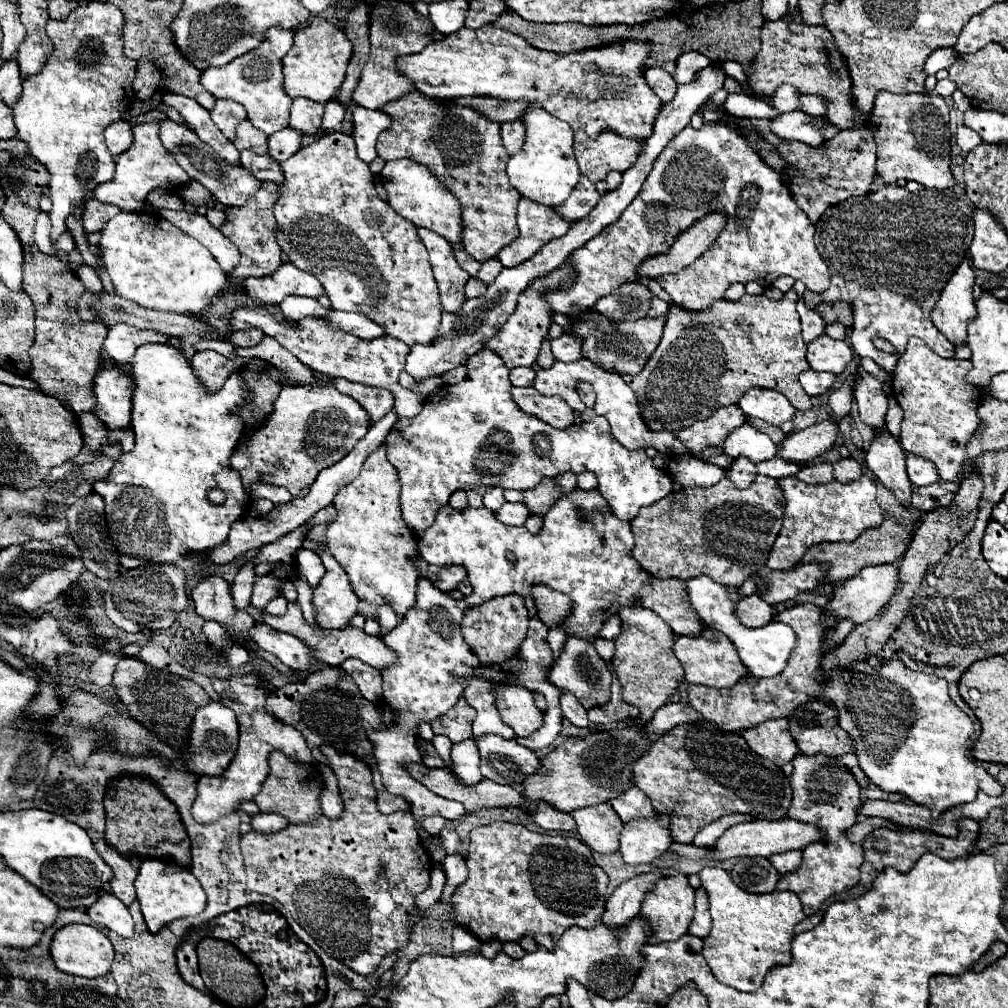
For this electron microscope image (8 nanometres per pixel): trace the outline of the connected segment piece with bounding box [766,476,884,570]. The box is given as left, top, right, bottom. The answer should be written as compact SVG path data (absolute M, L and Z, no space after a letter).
M796 476L778 478L782 494L786 498L782 530L770 550L768 566L772 570L790 570L798 564L802 554L818 542L852 542L866 528L878 526L884 516L882 508L876 502L876 484L870 484L868 476L862 476L856 482L840 484L832 480L828 484L806 484Z

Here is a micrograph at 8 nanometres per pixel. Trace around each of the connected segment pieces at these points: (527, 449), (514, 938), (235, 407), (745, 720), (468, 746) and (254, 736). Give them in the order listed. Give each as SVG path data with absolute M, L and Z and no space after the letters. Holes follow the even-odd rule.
M482 348L476 356L466 361L467 376L458 384L446 384L434 396L424 402L424 408L414 418L400 420L400 436L392 430L386 436L388 444L388 460L394 464L400 476L402 492L400 492L400 508L402 518L418 534L424 534L434 524L436 512L448 504L448 498L456 490L470 490L478 486L500 486L500 488L514 488L514 490L528 490L534 488L544 476L560 476L568 470L580 472L594 472L598 476L598 492L606 498L612 514L620 520L634 520L638 510L650 504L656 504L664 496L672 492L672 478L668 470L660 470L652 464L652 458L646 456L644 450L626 450L610 432L610 424L606 418L596 416L592 422L572 424L570 428L552 428L544 424L544 420L534 420L526 412L516 408L512 400L512 384L508 378L508 368L500 356L492 350Z
M492 822L470 832L466 864L468 878L456 888L452 896L456 922L472 932L480 942L488 942L490 938L506 942L502 950L510 958L522 958L526 954L518 944L522 936L530 936L550 950L566 928L574 924L582 928L594 928L604 914L608 874L594 862L590 848L578 838L550 836L512 822Z
M170 344L140 346L130 364L136 384L132 398L132 432L136 444L132 452L120 454L112 472L104 480L96 480L92 490L106 502L106 522L110 538L120 552L122 568L138 568L150 562L174 564L184 552L204 552L212 546L220 546L228 538L232 522L248 508L250 496L244 492L240 474L230 468L230 456L244 430L240 410L250 398L250 388L242 370L234 370L218 392L208 392L204 384L200 384L192 362ZM214 488L226 494L224 504L212 504L208 500L208 492Z
M794 604L792 608L786 608L776 614L776 620L792 626L794 632L798 634L798 644L788 660L786 670L780 676L760 678L760 680L756 680L754 676L744 676L734 688L722 688L722 690L708 688L708 686L688 686L690 704L698 712L702 712L706 720L718 724L718 728L728 732L742 732L766 720L788 716L794 708L802 706L812 698L820 698L826 702L834 700L838 706L840 726L854 738L856 756L866 776L882 790L904 794L916 804L930 808L932 818L938 818L952 806L972 802L978 790L984 790L988 796L1000 796L1000 792L1004 792L1004 786L998 780L994 780L982 766L974 764L974 760L968 756L968 740L974 734L974 724L970 716L952 702L948 694L948 682L944 678L938 678L934 674L924 674L924 672L912 672L902 664L902 660L894 658L874 670L866 660L860 660L860 664L856 662L852 668L844 672L836 672L834 676L822 680L820 642L824 640L826 630L822 630L820 616L822 616L822 608L814 604Z
M470 738L470 740L464 740L464 742L458 742L452 746L452 770L462 784L476 784L482 780L482 772L480 772L480 752L476 748L476 742Z
M254 674L248 676L228 676L228 678L212 678L214 690L220 694L222 702L236 712L238 726L240 726L240 744L236 750L236 756L232 764L224 770L222 776L200 776L198 778L198 794L192 804L192 816L198 824L212 824L220 820L222 816L228 816L238 810L240 802L254 800L254 796L260 792L262 782L268 776L268 754L272 750L282 750L286 756L298 760L298 762L310 762L316 764L312 758L304 736L292 728L264 712L264 698L266 690L258 686L258 680Z

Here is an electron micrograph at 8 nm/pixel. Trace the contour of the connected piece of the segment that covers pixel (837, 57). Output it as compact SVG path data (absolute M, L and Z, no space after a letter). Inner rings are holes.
M796 8L790 16L782 16L780 20L766 22L762 26L762 48L754 56L748 70L748 86L754 96L772 96L780 84L792 84L800 94L814 94L824 98L828 120L838 124L836 128L858 128L864 126L864 114L856 108L852 100L852 78L848 72L848 64L844 56L834 46L834 36L824 26L804 24L800 16L800 8ZM790 22L802 28L800 34L790 30Z

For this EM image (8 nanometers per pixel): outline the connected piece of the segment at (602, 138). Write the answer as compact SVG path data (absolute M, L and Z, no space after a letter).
M584 132L574 136L576 162L580 172L592 182L604 180L612 170L626 172L636 162L638 148L638 140L626 140L614 132L604 132L596 140L590 140Z

